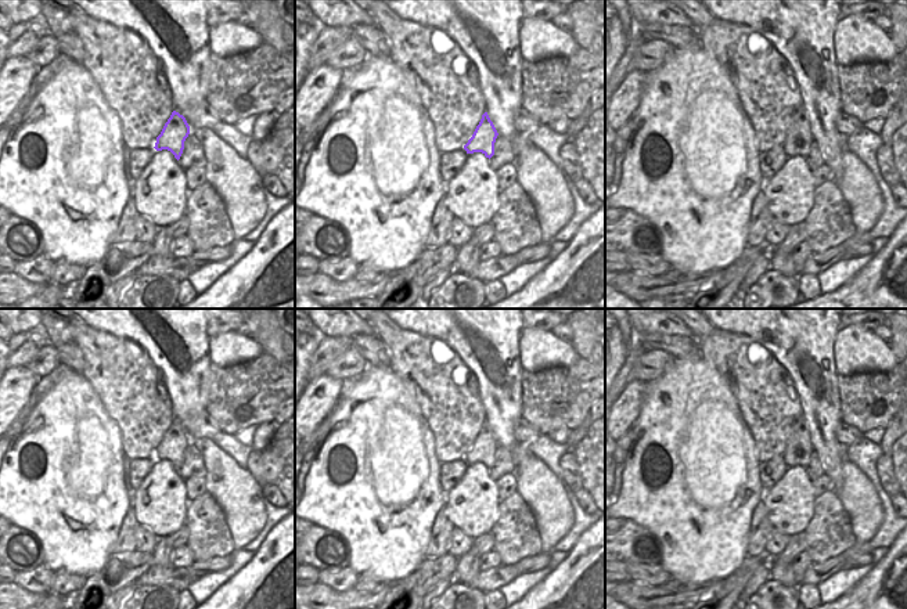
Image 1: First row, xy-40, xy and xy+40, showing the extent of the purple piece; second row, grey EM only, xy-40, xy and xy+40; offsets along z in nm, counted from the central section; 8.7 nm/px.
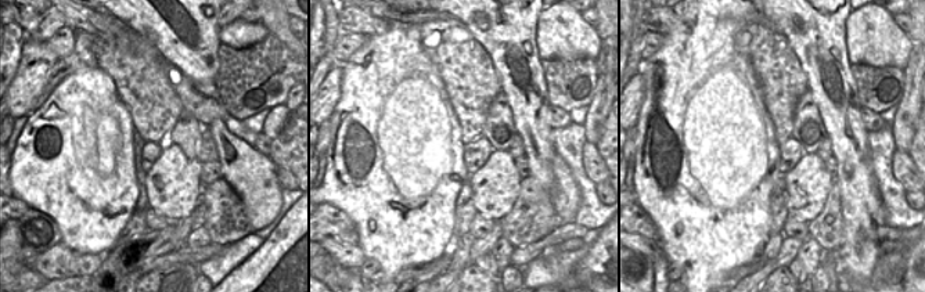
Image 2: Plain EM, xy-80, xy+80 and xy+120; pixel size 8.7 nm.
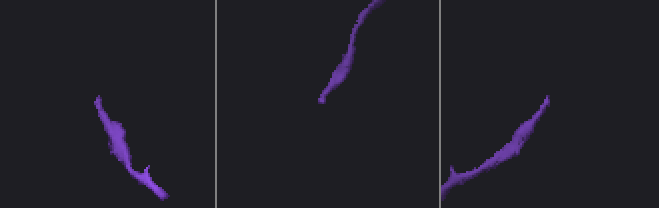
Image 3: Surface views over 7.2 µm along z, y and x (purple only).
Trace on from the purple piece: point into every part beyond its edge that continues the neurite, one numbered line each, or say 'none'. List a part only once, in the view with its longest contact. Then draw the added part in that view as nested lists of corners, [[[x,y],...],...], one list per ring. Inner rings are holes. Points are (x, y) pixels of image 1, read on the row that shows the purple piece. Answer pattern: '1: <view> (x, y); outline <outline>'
none

